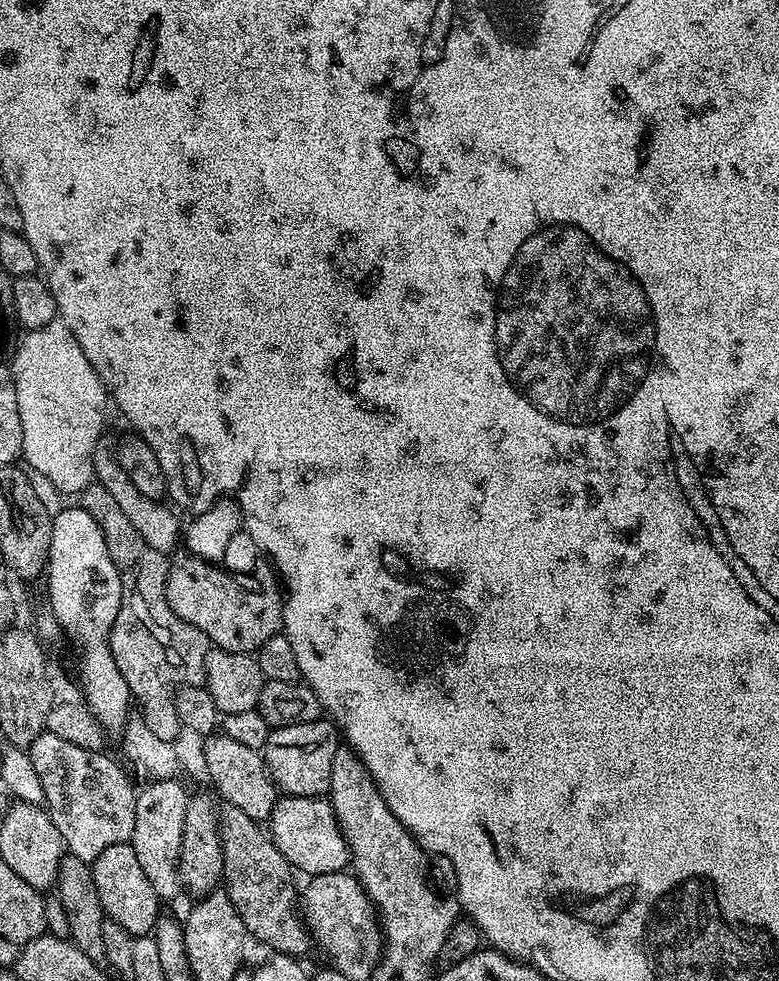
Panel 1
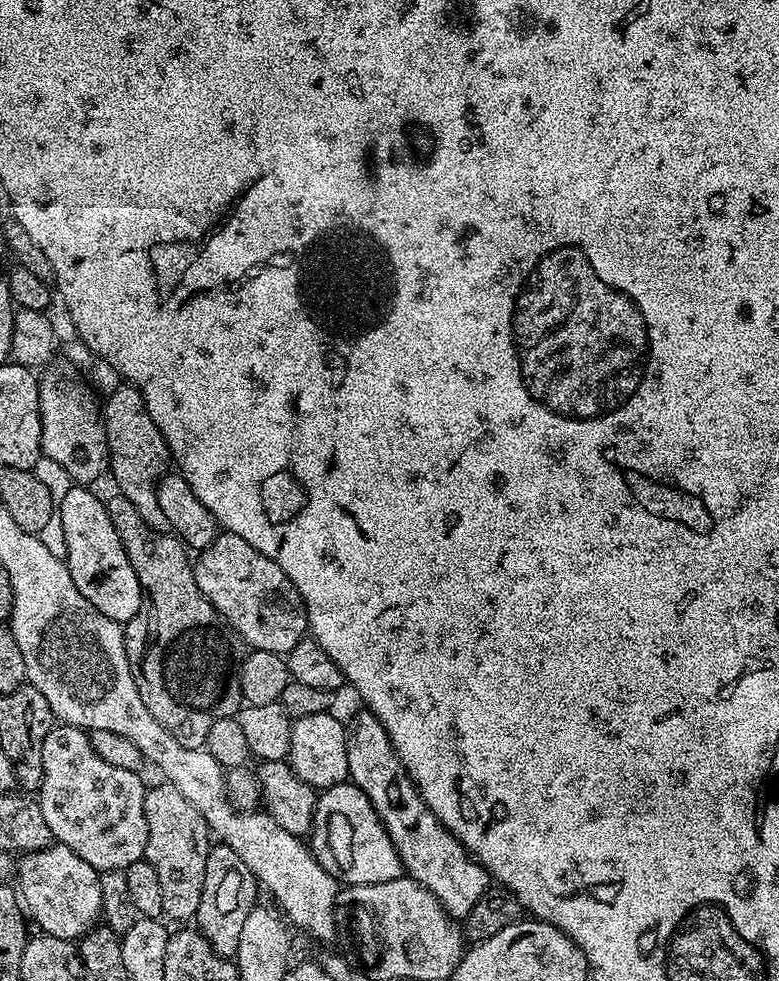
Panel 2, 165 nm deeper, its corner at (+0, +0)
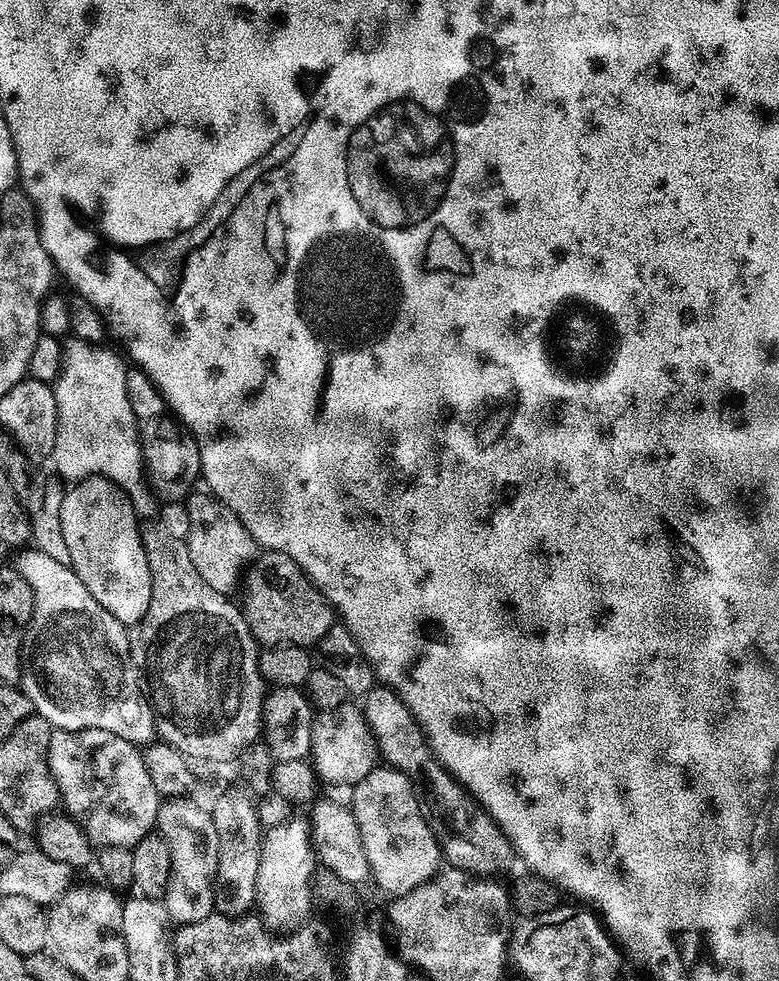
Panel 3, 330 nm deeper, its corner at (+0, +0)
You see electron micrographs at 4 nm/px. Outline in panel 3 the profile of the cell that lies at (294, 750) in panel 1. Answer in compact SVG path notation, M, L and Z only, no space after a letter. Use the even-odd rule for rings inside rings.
M349 702L334 710L319 713L312 721L310 734L310 763L312 771L321 781L328 784L348 784L355 786L377 767L378 753L376 739L373 738L364 713L355 703Z

